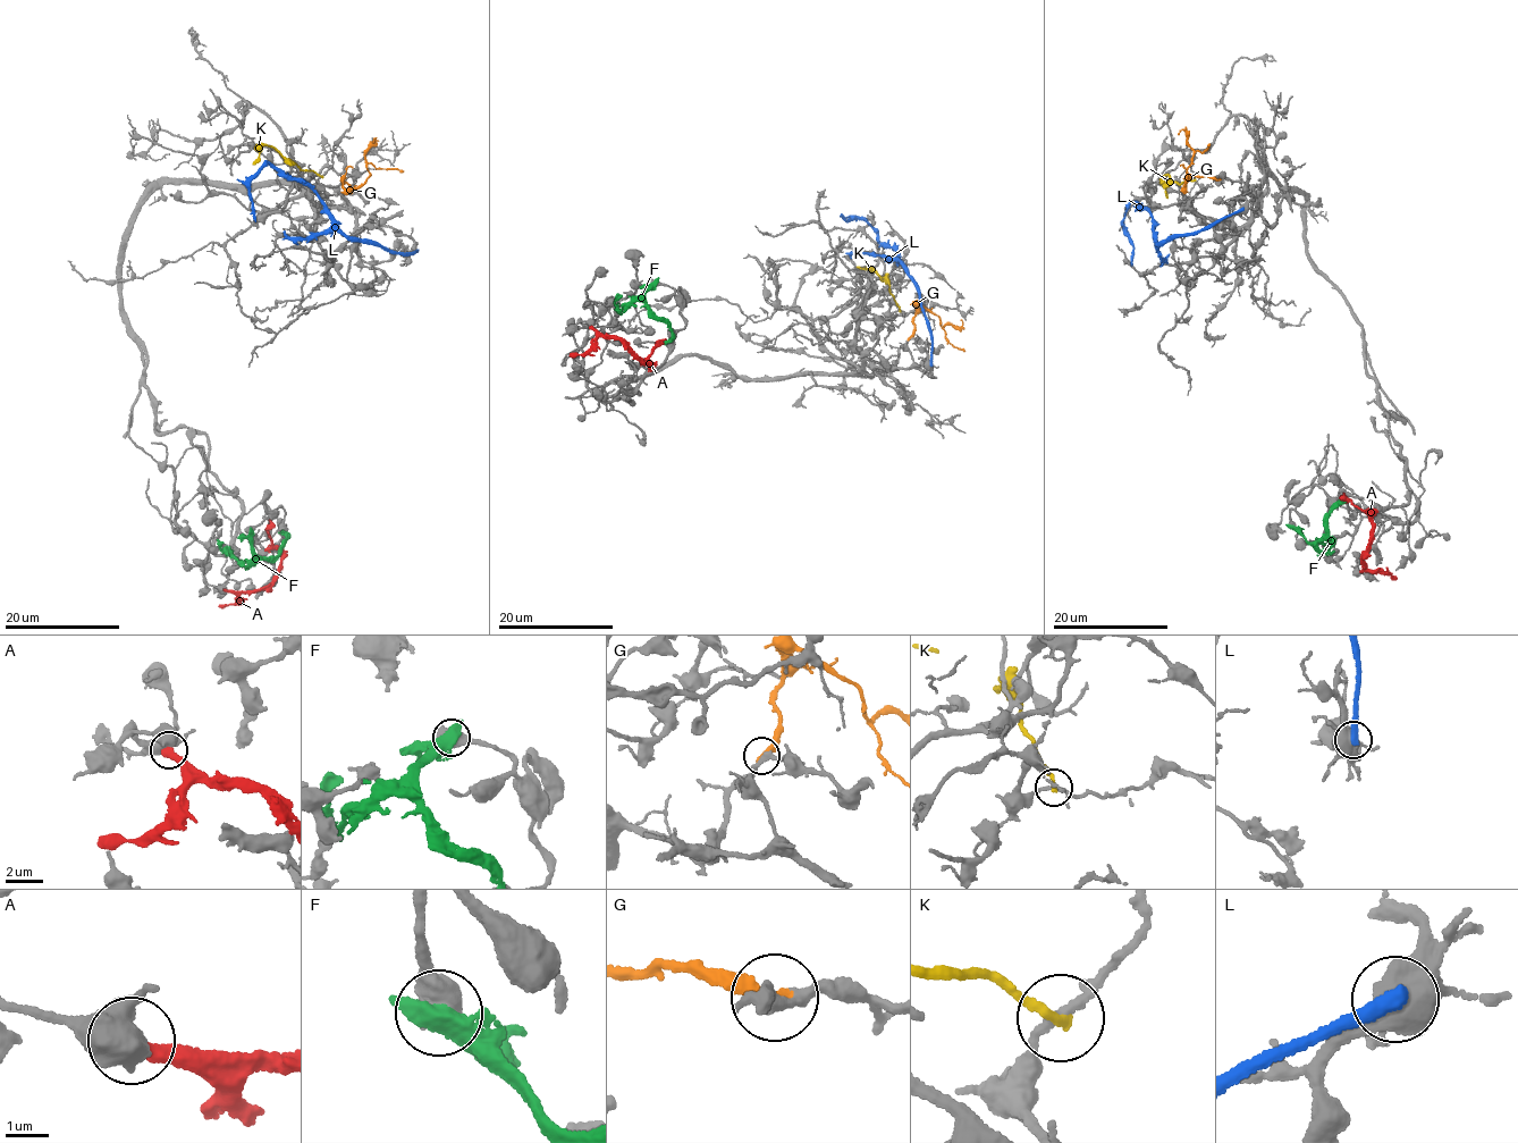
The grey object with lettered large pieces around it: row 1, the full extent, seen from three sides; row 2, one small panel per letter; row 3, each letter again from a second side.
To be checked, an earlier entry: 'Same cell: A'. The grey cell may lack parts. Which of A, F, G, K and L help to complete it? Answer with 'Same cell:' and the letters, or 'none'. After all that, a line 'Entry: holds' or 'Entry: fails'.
Same cell: G
Entry: fails

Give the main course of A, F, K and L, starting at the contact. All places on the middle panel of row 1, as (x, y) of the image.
A: (591, 326), (601, 334), (614, 335), (650, 367), (649, 354), (667, 339)
F: (656, 283), (644, 294), (644, 303), (668, 326), (672, 336), (665, 345)
K: (899, 310), (887, 284), (874, 271), (856, 267)
L: (930, 364), (933, 345), (919, 290), (894, 249), (885, 248), (862, 219), (849, 218), (848, 221), (841, 215)

